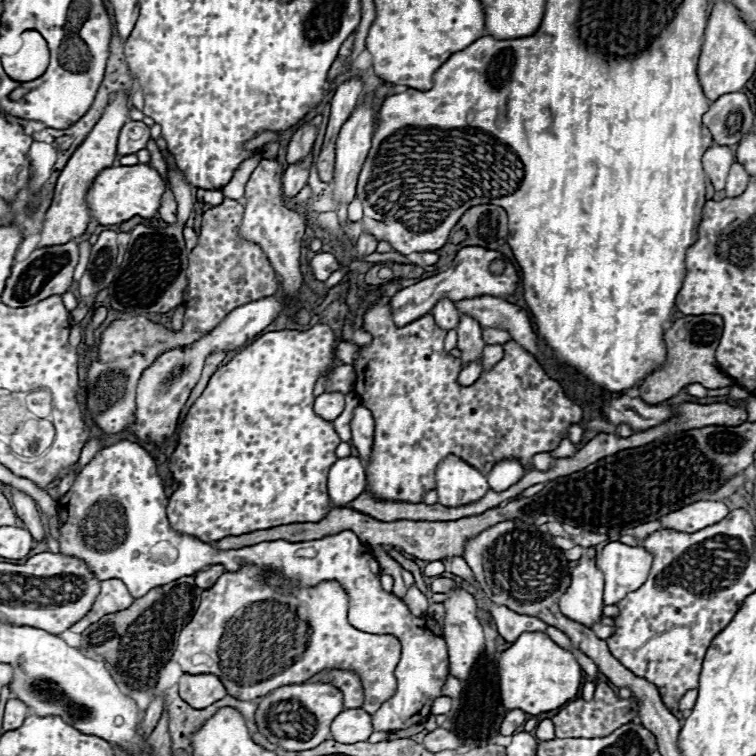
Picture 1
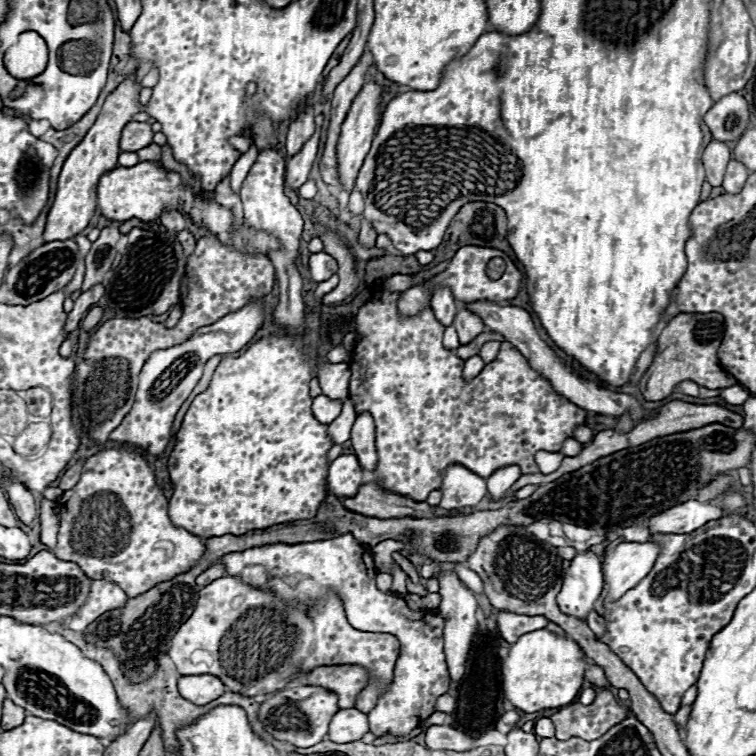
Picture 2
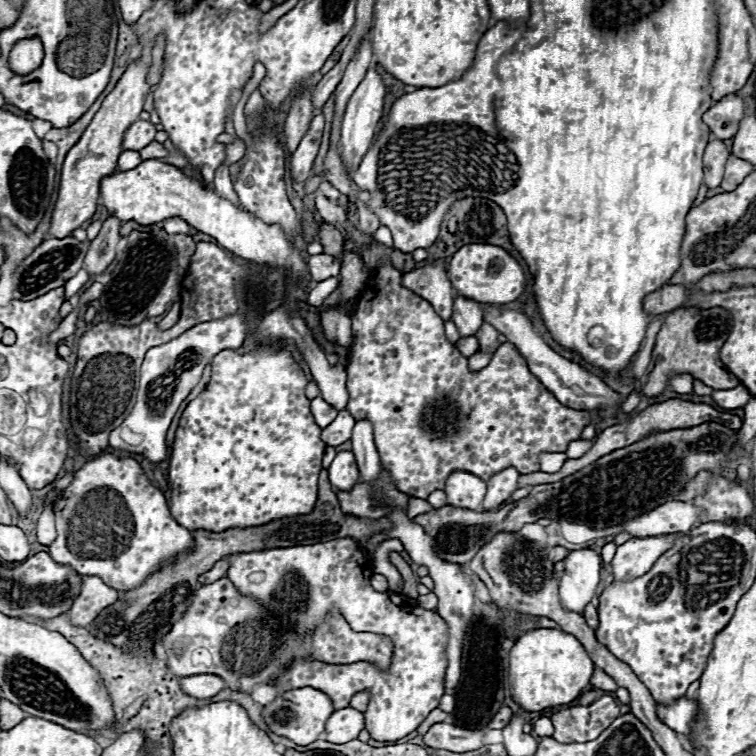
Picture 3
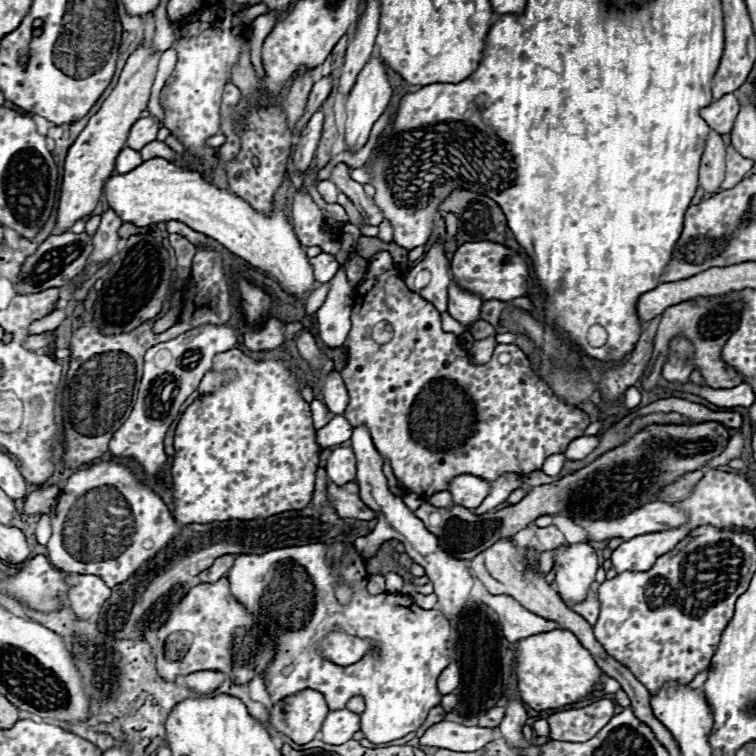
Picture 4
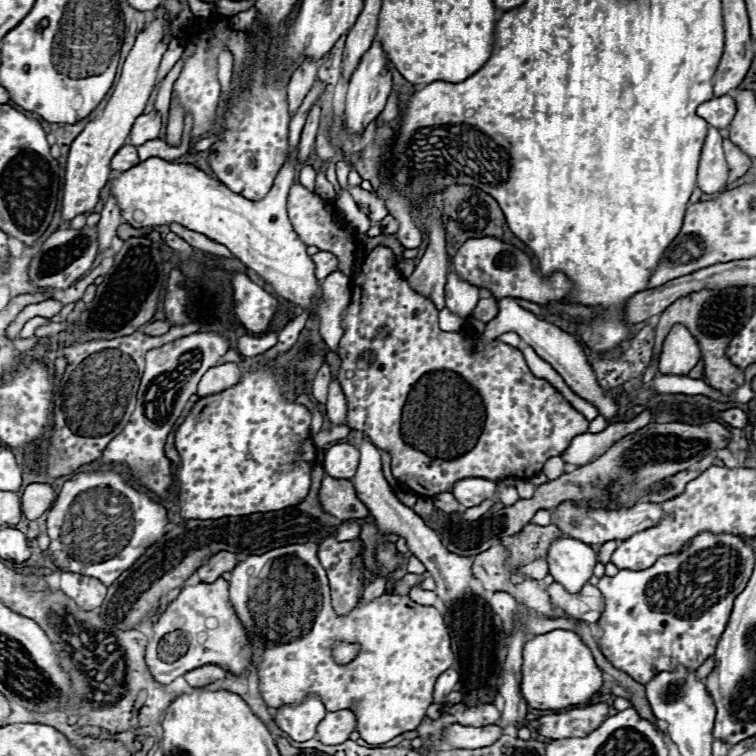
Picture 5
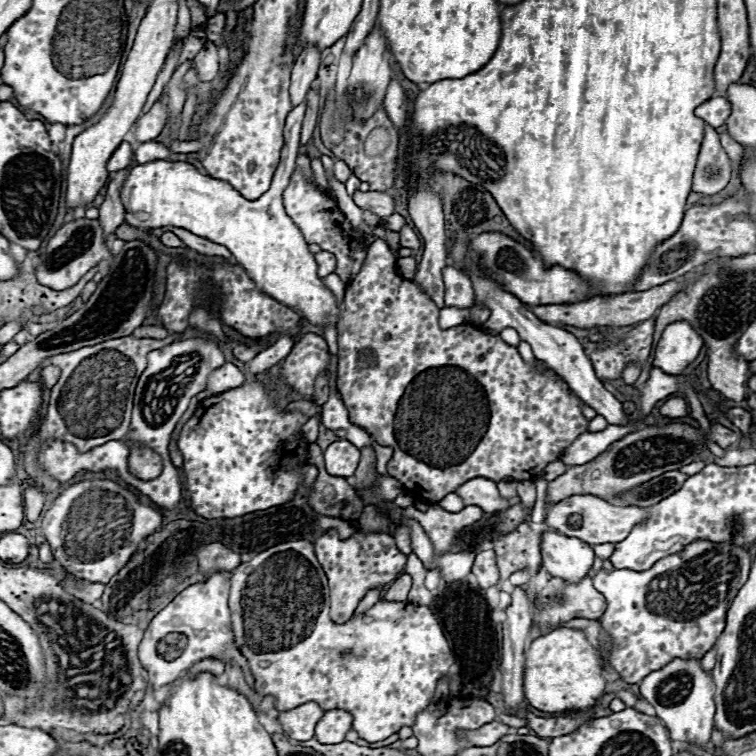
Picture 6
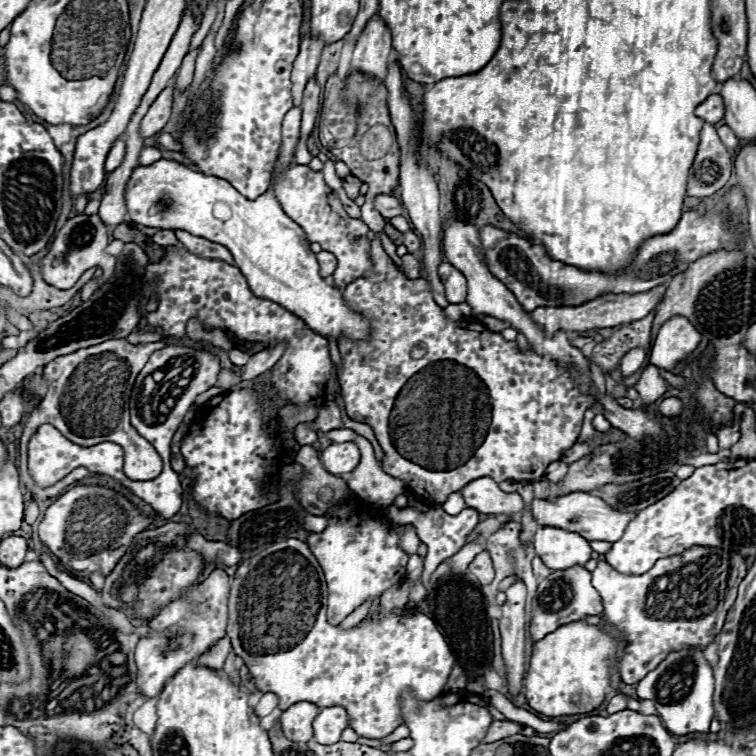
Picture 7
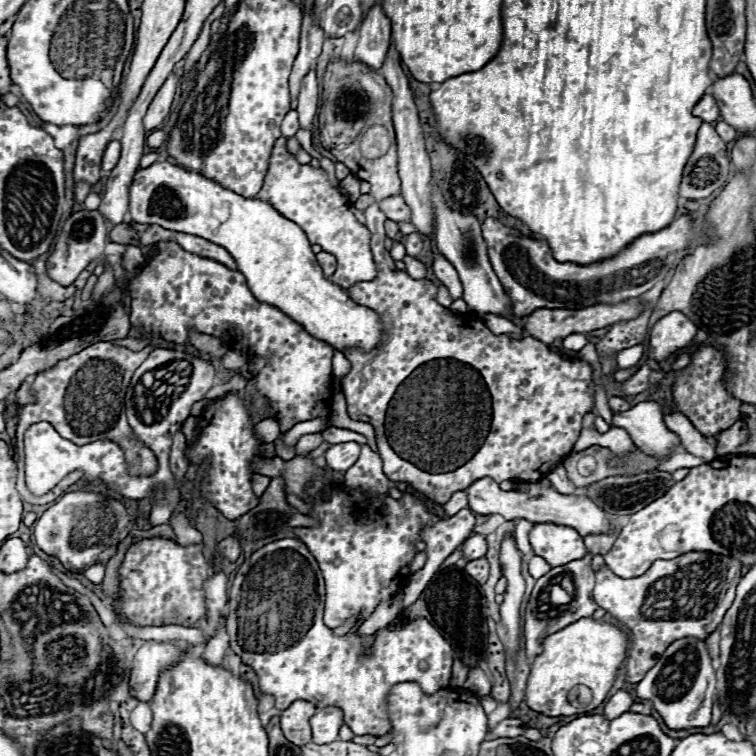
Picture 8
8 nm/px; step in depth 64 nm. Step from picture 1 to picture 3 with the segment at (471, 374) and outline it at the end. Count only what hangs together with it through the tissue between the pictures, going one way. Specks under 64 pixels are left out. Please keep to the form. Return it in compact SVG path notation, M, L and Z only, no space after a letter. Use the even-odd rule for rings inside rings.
M476 350L476 354L472 354L470 358L468 358L468 362L470 362L470 370L480 370L480 368L484 368L488 362L490 362L490 356L492 354L488 354L488 352L484 352L484 350Z

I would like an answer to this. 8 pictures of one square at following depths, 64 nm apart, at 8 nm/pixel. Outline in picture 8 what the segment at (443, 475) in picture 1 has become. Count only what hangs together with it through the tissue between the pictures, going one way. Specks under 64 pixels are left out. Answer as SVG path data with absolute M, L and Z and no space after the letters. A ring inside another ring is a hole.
M480 478L470 488L466 488L466 492L468 492L468 502L470 502L468 508L474 510L476 514L502 514L506 520L526 518L530 522L552 522L552 524L574 528L580 536L600 534L600 532L610 530L610 518L612 518L610 514L600 510L590 498L558 494L548 480L530 484L528 492L516 492L516 490L504 492L492 478Z

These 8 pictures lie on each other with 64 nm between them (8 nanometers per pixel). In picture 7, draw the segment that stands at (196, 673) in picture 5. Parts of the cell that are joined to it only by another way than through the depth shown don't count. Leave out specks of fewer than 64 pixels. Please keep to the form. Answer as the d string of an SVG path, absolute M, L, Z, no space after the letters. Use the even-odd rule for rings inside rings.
M224 636L224 638L222 638L220 642L216 642L208 652L204 652L200 658L196 658L196 664L198 664L198 666L212 668L212 670L220 670L230 650L232 650L232 646L230 646L230 638Z

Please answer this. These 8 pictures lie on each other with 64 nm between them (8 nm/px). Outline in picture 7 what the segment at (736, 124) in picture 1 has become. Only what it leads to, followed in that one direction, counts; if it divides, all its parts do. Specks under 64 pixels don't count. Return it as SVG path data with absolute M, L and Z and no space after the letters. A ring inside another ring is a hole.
M710 94L698 108L696 108L696 116L700 116L702 120L716 124L724 118L724 104L722 98L718 94Z

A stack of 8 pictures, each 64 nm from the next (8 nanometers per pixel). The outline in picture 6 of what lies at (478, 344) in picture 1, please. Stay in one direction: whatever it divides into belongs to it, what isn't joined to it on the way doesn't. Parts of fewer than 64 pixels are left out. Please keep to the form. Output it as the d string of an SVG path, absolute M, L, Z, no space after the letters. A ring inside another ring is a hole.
M446 266L442 270L442 278L446 284L446 306L470 308L474 304L472 282L462 270L458 270L454 266Z

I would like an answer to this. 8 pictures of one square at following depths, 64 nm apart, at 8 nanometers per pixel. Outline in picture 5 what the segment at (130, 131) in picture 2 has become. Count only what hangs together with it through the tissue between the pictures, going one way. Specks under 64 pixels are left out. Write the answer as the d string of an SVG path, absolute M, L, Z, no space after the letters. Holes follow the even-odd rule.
M150 112L150 114L142 114L140 118L136 118L132 132L130 132L130 144L132 146L142 146L148 140L156 140L160 134L160 126L162 126L162 116L160 112Z

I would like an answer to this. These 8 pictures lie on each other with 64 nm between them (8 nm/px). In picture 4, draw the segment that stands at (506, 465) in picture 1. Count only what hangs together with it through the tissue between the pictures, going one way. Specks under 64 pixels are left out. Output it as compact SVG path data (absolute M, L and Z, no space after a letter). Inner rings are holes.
M514 472L502 474L498 480L492 482L492 490L490 490L490 494L484 498L484 502L482 502L476 510L472 510L472 512L474 512L474 514L484 514L484 512L496 508L498 504L506 502L508 494L510 494L512 490L516 490L516 488L520 488L520 476L514 474Z

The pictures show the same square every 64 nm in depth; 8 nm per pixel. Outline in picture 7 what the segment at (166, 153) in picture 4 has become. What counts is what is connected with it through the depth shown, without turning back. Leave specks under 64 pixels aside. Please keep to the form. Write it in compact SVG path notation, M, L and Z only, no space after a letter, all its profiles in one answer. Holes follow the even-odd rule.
M146 146L140 154L140 166L148 166L160 158L162 158L162 150L158 146Z

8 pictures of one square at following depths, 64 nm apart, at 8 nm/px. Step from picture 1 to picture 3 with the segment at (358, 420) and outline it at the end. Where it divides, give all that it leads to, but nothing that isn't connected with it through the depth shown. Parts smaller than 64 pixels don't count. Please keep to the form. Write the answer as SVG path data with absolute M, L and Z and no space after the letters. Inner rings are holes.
M368 420L356 422L350 442L352 442L352 452L356 456L356 462L358 462L360 480L364 484L378 480L382 472L382 464L380 464L380 456L376 452L374 438L372 438L372 424Z

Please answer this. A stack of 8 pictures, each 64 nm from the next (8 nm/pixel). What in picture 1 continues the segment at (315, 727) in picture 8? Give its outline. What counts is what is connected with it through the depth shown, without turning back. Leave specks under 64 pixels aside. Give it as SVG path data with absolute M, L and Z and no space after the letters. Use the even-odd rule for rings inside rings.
M362 708L342 710L332 722L332 740L342 744L364 742L372 732L370 714L366 714Z

